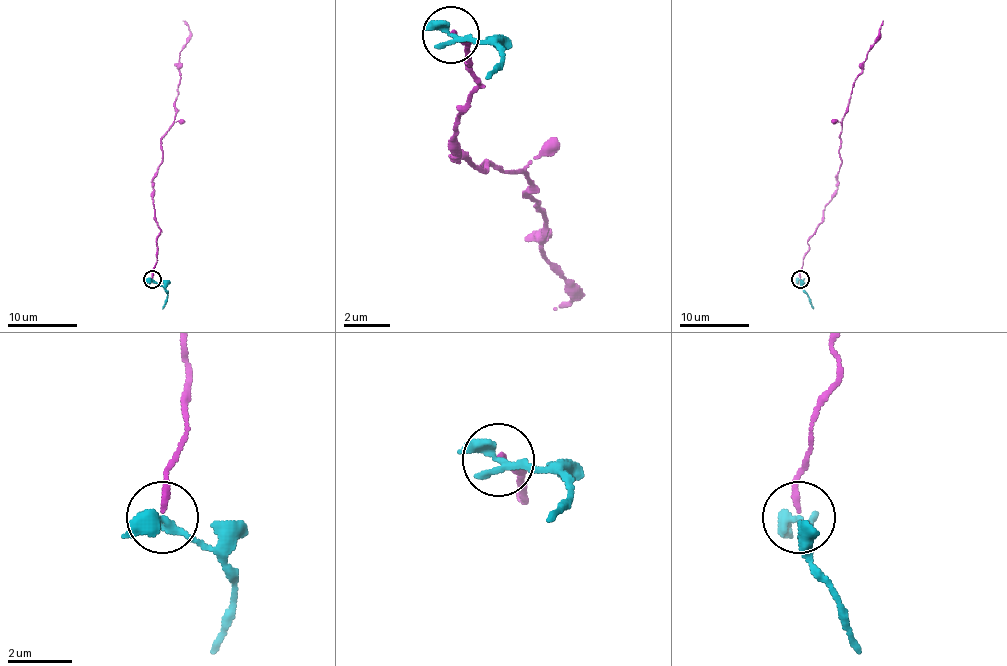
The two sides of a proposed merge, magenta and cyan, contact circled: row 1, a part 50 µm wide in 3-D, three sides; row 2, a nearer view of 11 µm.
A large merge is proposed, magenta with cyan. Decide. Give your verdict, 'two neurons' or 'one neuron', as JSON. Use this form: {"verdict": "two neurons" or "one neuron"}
{"verdict": "two neurons"}

